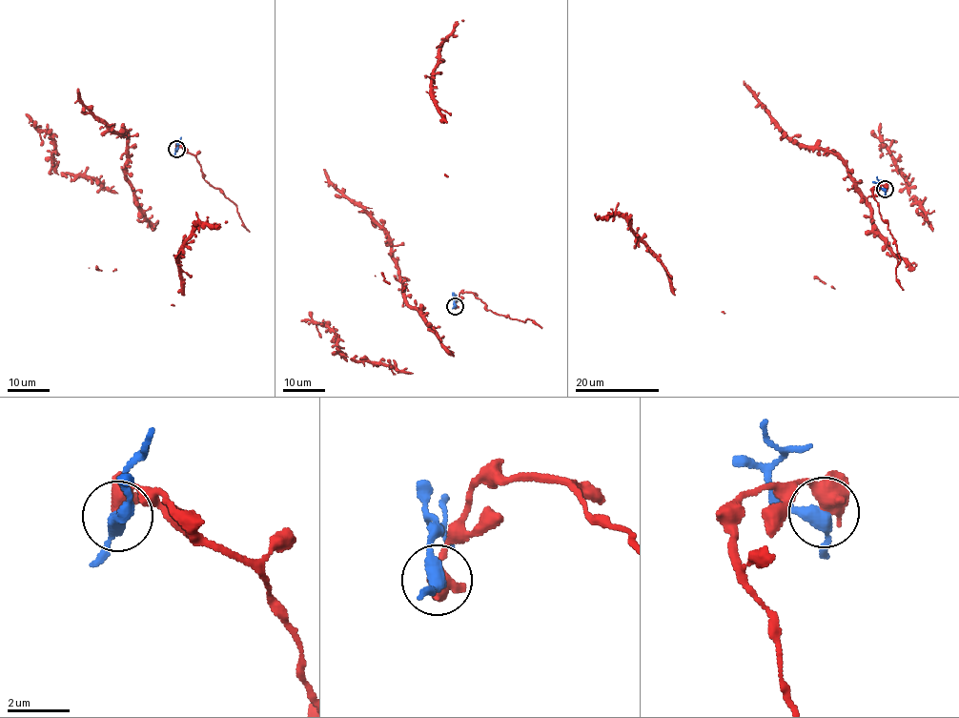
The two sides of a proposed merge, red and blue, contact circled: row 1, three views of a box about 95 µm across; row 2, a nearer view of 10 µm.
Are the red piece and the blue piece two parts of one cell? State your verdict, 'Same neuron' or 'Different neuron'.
Different neuron

